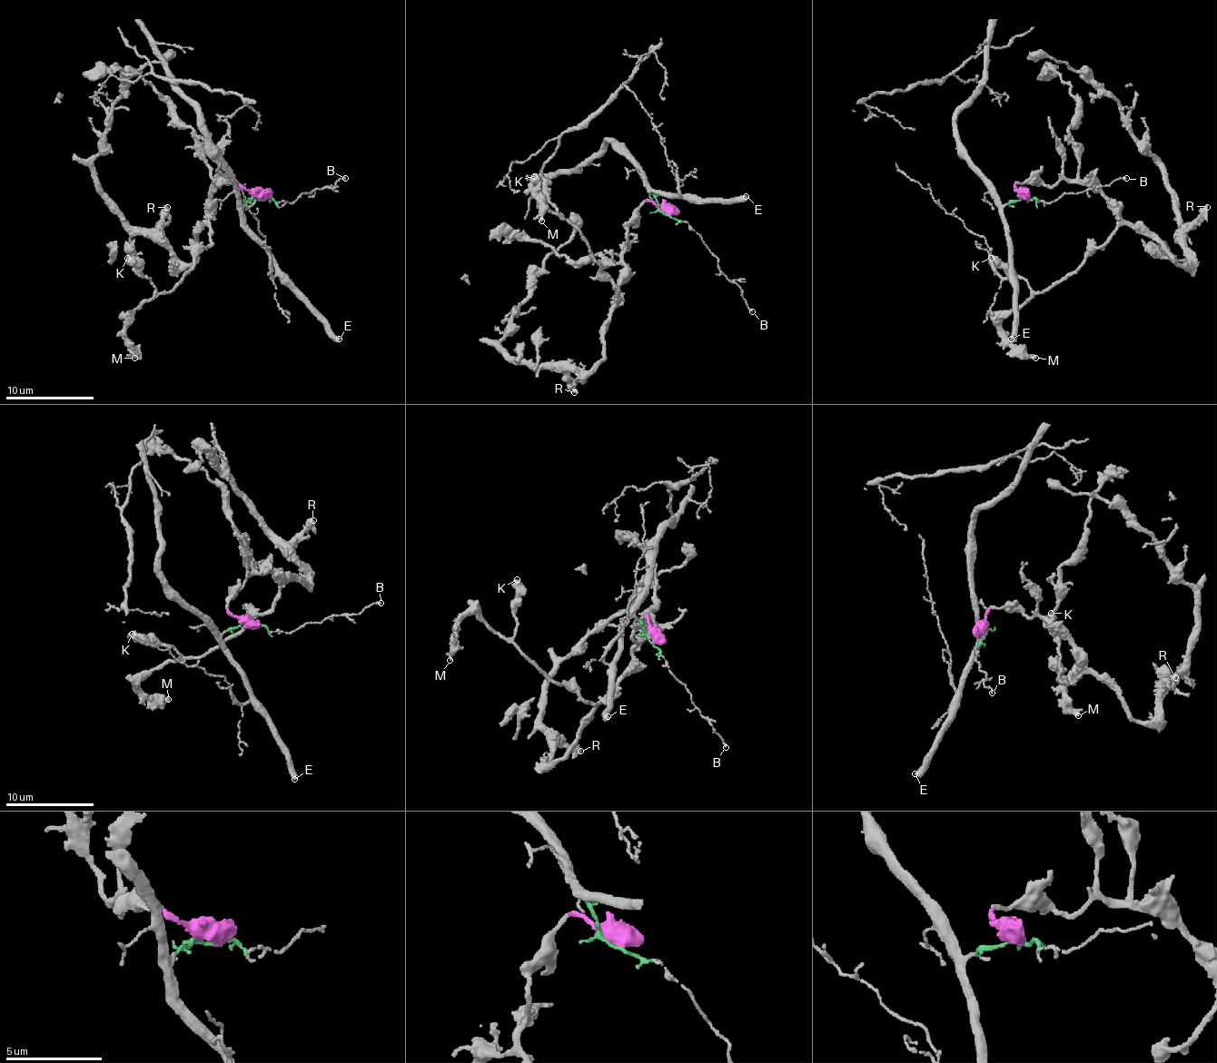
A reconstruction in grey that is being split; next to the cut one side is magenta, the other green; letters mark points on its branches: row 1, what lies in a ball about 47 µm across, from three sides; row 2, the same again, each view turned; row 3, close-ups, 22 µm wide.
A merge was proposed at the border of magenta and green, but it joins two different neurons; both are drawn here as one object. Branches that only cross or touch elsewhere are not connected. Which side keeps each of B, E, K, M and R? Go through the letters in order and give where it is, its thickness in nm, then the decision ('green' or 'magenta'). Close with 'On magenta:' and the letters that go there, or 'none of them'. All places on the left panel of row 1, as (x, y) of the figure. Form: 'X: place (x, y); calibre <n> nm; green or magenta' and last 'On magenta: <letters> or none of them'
B: place (345, 178); calibre 140 nm; green
E: place (339, 339); calibre 480 nm; green
K: place (127, 258); calibre 650 nm; magenta
M: place (134, 358); calibre 180 nm; magenta
R: place (167, 207); calibre 400 nm; magenta
On magenta: K, M, R

